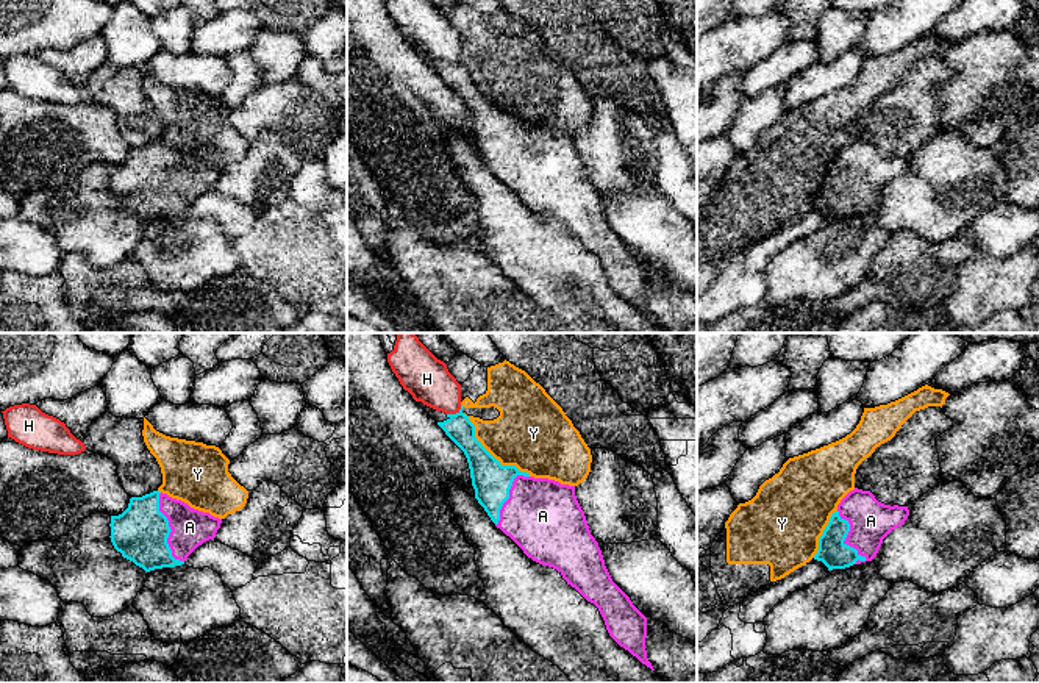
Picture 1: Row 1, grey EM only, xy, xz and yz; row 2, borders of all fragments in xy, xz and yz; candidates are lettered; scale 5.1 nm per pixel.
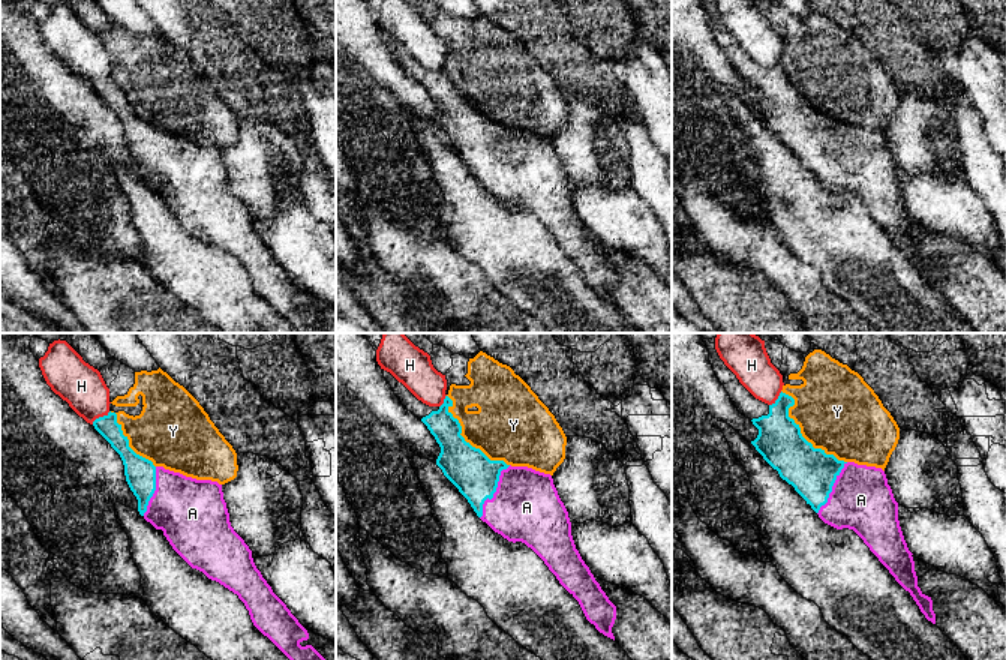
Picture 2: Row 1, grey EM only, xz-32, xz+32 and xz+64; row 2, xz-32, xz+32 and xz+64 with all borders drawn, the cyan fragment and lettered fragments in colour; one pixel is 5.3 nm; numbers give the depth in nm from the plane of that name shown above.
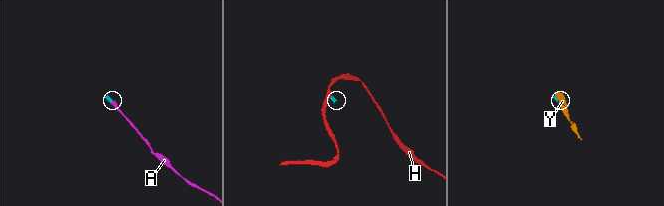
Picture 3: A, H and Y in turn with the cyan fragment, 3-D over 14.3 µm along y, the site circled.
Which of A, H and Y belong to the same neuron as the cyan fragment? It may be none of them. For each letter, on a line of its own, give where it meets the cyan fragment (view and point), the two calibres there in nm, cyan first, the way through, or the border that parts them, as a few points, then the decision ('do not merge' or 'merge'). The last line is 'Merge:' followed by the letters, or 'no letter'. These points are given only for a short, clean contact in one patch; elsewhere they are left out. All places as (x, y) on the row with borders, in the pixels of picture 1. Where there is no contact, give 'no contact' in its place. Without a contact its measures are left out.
A: meets cyan in yz at (846, 536); 150 nm thick on the cyan side, 220 nm on the other; runs through yz (831, 552), (846, 536), (863, 522), (871, 521); merge
H: meets cyan in xz at (457, 413); 140 nm thick on the cyan side, 240 nm on the other; border along xz (461, 405), (455, 413), (447, 414); do not merge
Y: meets cyan in xz at (489, 454); 200 nm thick on the cyan side, 380 nm on the other; do not merge
Merge: A

